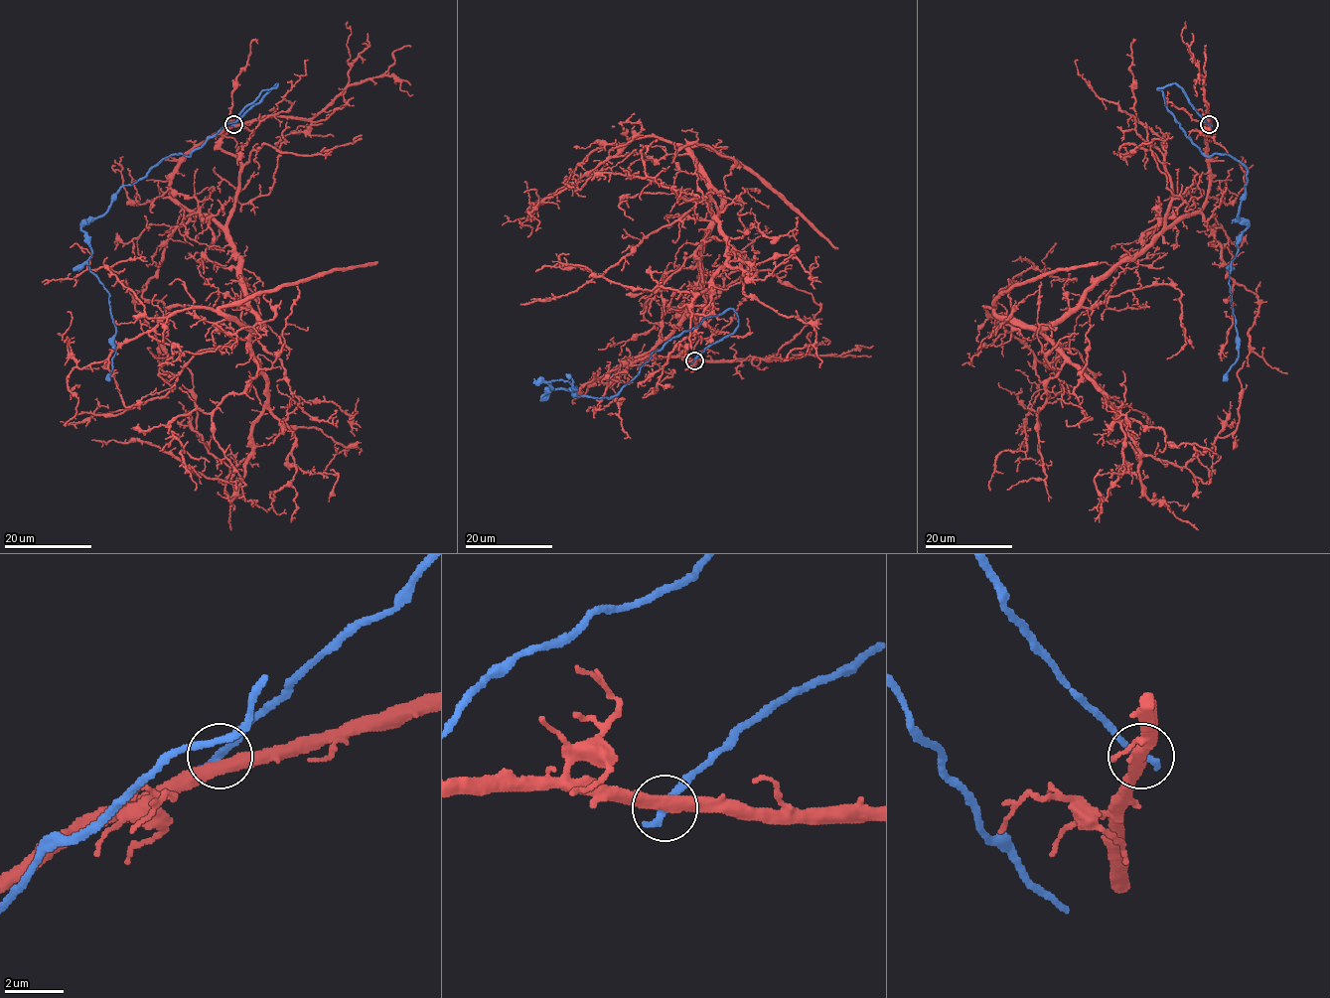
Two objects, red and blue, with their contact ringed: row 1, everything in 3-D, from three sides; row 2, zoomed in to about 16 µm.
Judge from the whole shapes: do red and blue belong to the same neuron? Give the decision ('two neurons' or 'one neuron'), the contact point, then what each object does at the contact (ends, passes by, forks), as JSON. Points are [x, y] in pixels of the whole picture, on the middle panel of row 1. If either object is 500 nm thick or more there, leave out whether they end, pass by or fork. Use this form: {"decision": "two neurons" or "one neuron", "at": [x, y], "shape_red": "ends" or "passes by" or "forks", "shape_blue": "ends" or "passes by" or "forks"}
{"decision": "two neurons", "at": [694, 360], "shape_red": "passes by", "shape_blue": "ends"}

